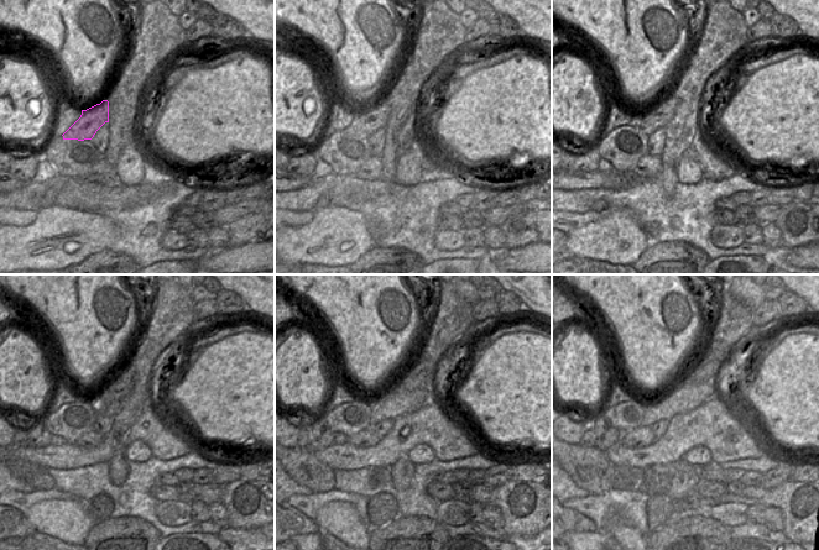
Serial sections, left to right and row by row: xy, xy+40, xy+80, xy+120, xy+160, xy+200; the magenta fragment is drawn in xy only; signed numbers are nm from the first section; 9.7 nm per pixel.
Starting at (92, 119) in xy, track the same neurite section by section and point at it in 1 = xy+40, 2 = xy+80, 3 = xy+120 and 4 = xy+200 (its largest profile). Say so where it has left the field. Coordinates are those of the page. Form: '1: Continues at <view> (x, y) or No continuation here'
1: Continues at xy+40 (365, 122)
2: Continues at xy+80 (660, 115)
3: Continues at xy+120 (118, 388)
4: Continues at xy+200 (708, 367)

